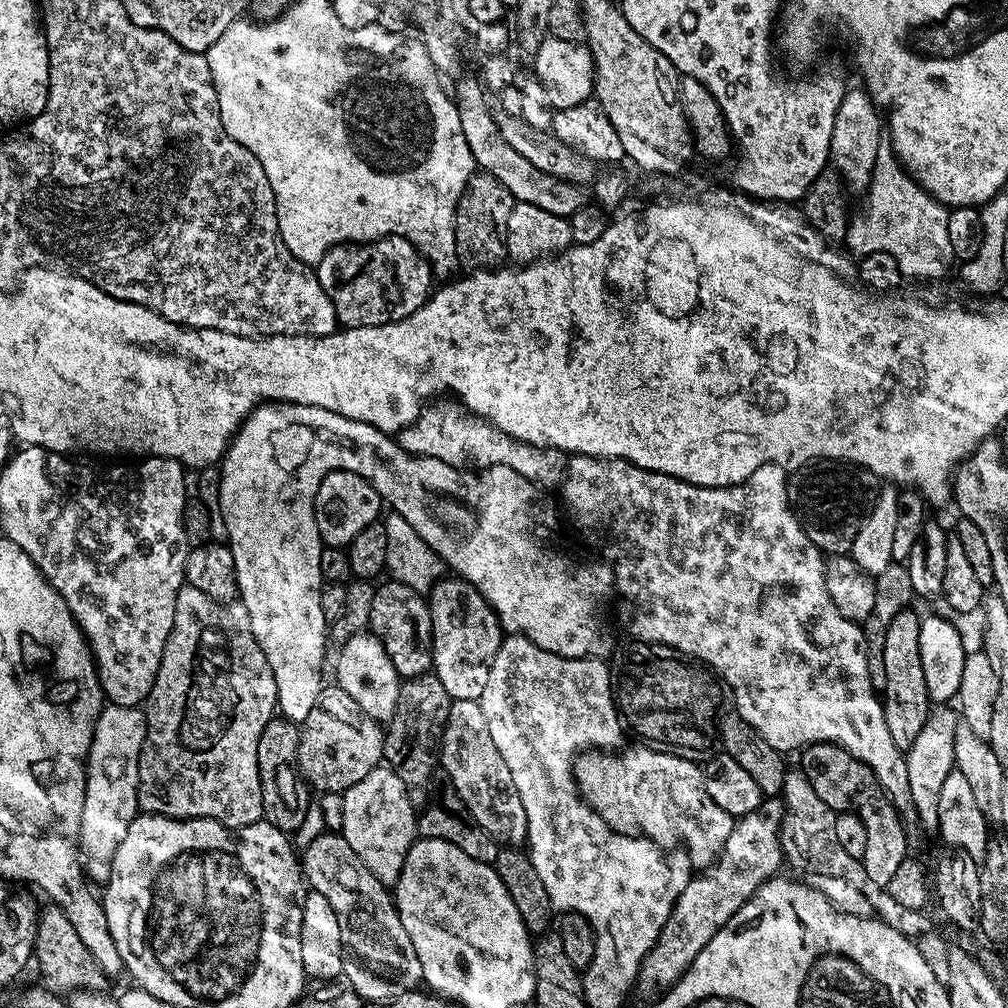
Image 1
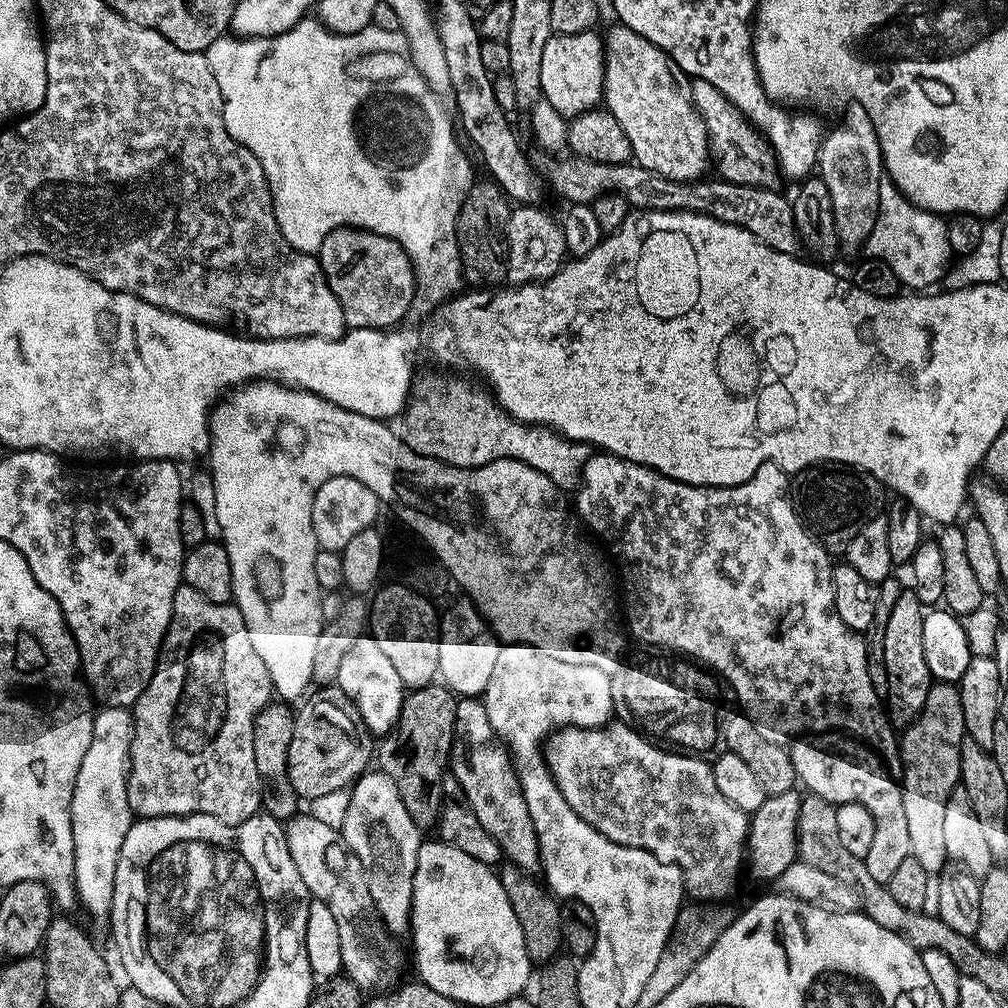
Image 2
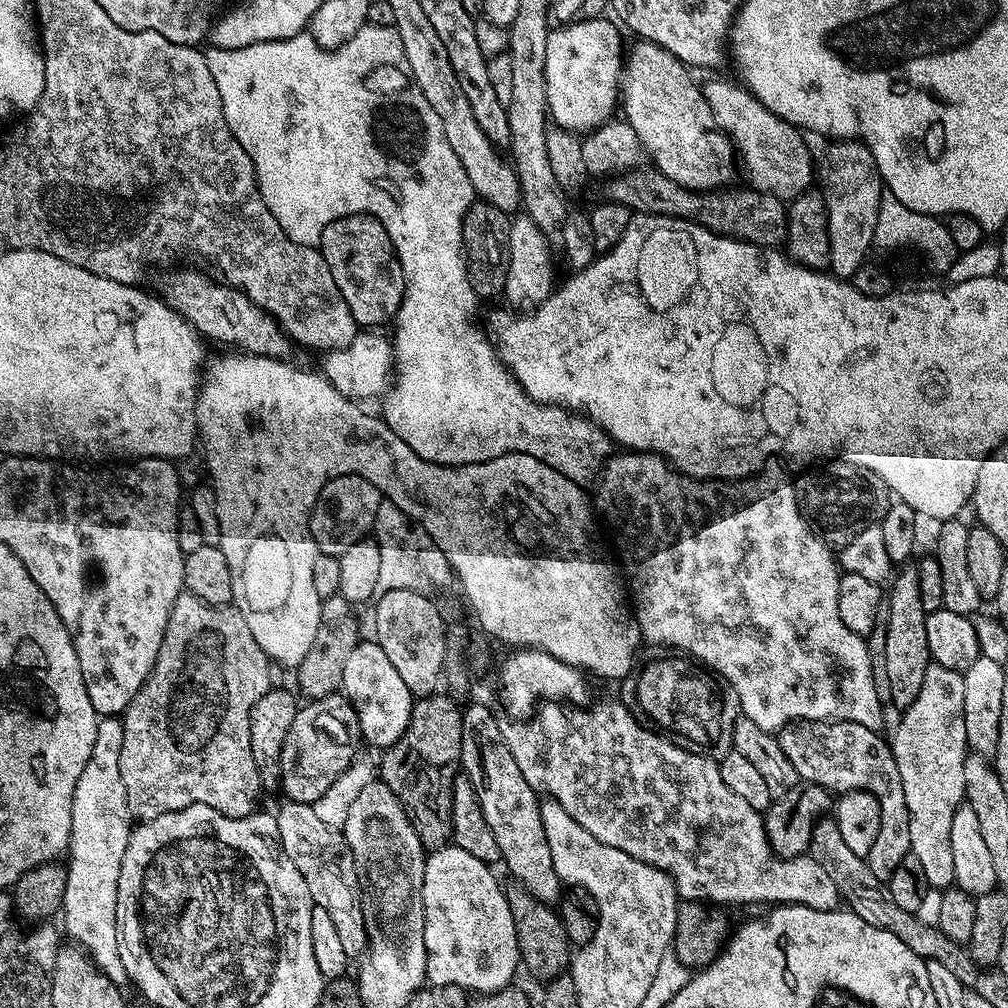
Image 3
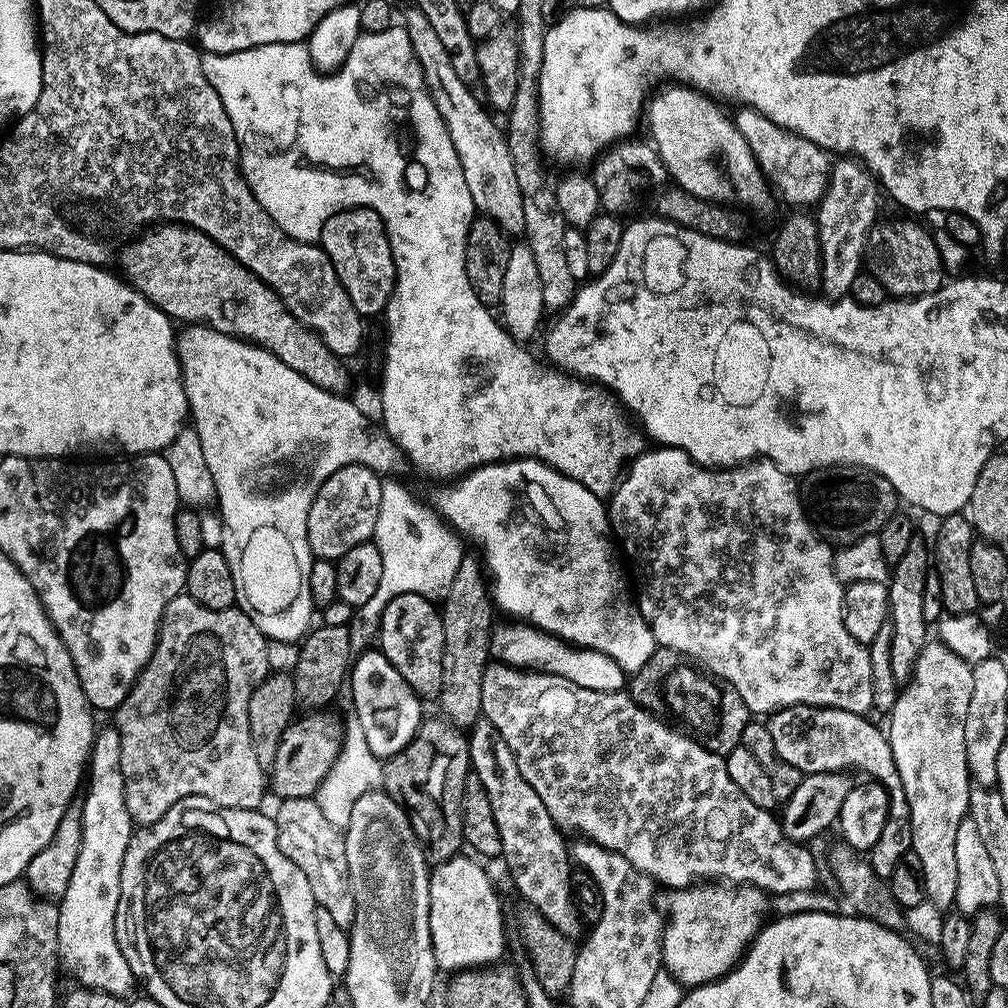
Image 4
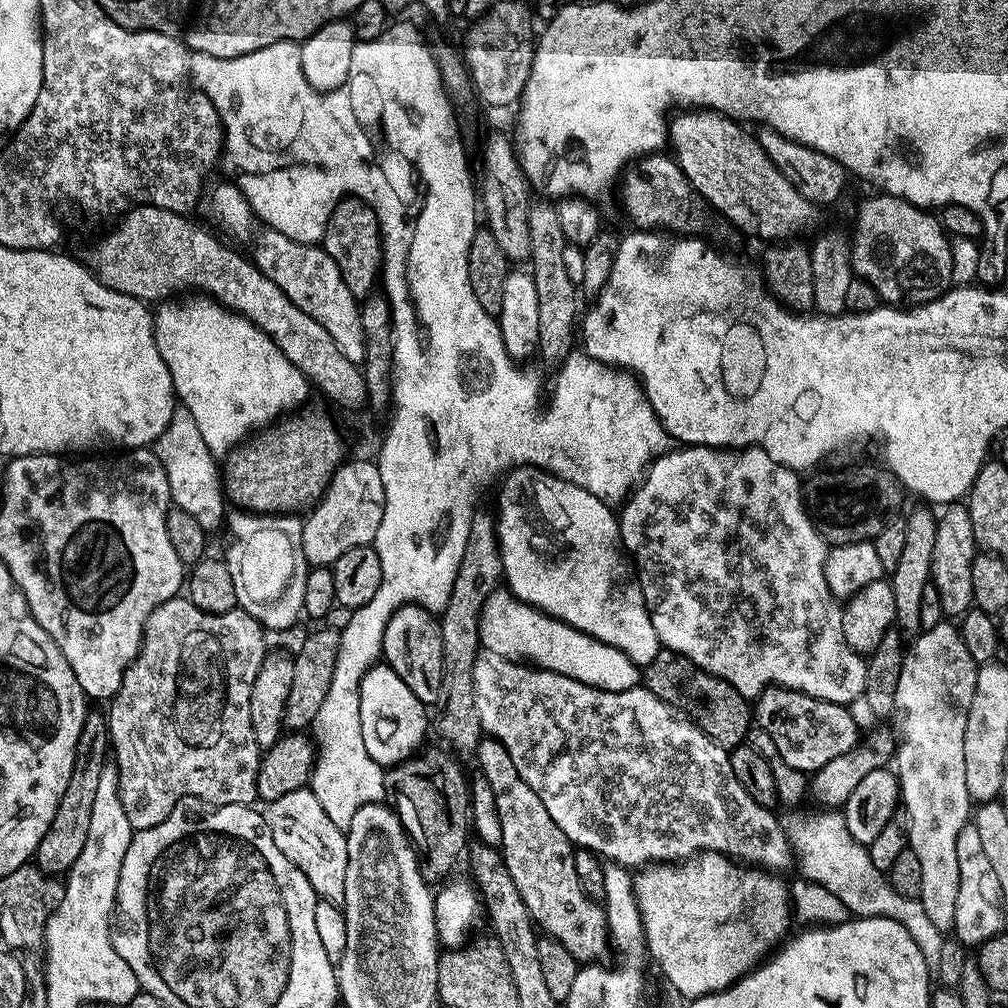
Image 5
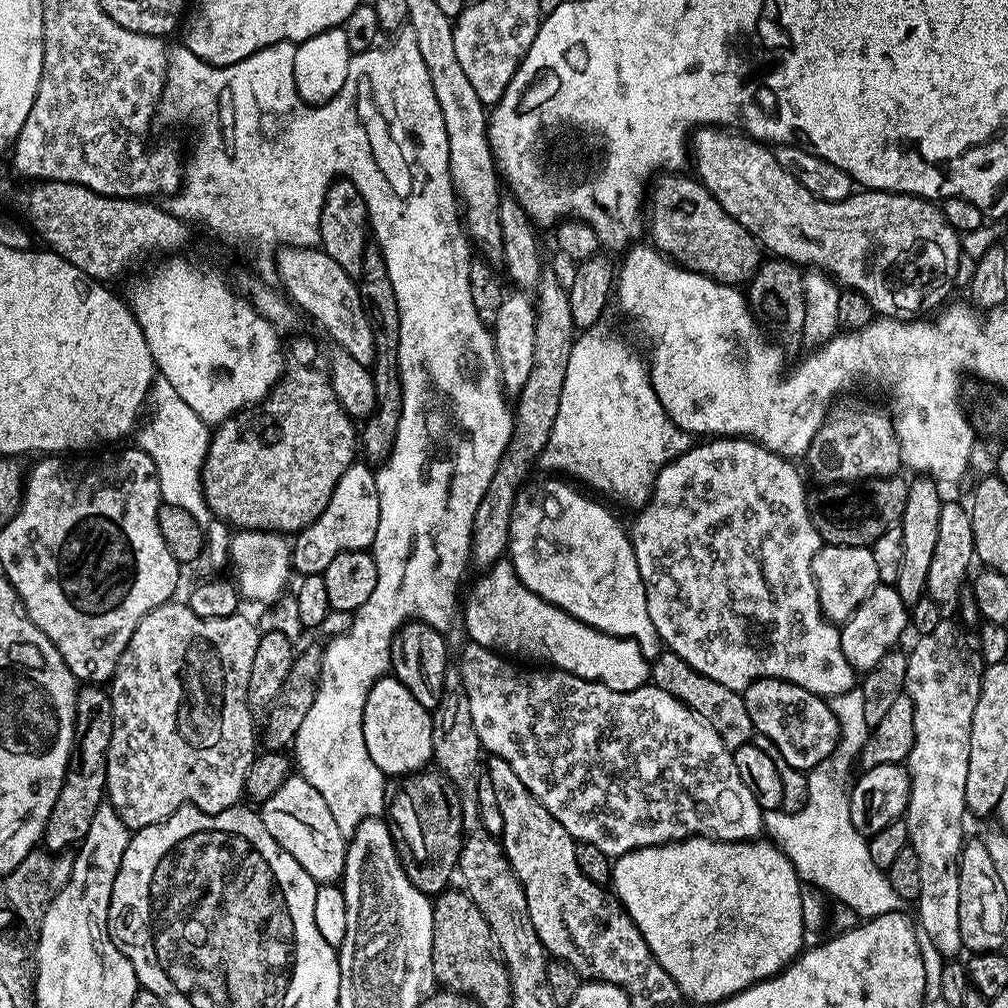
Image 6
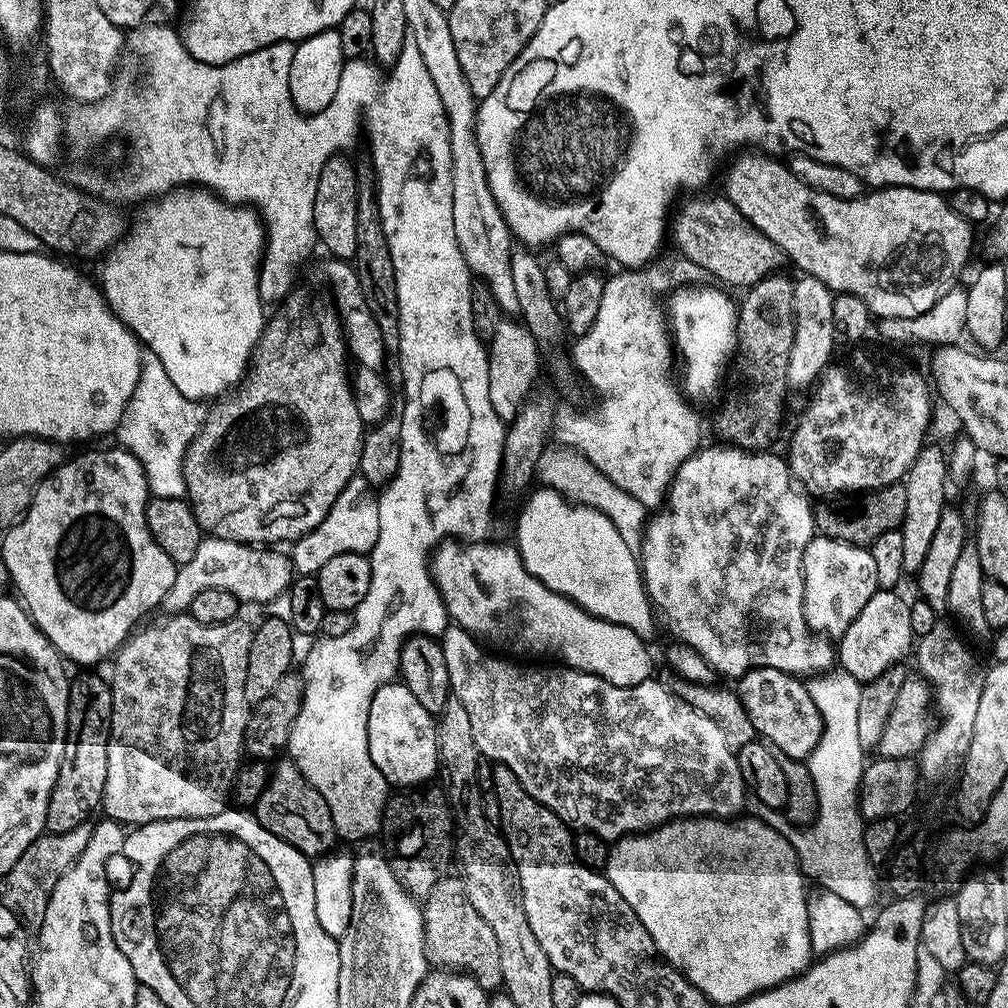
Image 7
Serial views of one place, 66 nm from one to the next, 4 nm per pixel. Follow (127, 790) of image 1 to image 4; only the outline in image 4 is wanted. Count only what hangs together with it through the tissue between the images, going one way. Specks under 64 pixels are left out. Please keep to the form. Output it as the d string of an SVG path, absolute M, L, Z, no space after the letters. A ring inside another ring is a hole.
M114 726L101 727L92 741L80 809L82 848L78 850L78 862L74 862L74 874L70 874L66 894L59 901L58 964L76 979L73 981L79 987L127 997L134 977L130 962L126 962L118 946L116 911L122 886L122 862L126 858L126 846L130 846L134 825L124 797L122 738Z

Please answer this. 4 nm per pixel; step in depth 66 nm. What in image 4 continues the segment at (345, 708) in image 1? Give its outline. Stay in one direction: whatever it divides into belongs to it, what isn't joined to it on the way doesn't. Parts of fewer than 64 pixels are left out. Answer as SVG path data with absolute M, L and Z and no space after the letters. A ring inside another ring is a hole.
M312 710L302 716L286 726L282 742L278 742L278 754L274 754L274 762L266 776L267 787L271 795L272 792L276 795L277 801L315 797L326 774L330 774L330 766L334 766L340 746L344 743L345 725L342 720L340 724L332 710Z

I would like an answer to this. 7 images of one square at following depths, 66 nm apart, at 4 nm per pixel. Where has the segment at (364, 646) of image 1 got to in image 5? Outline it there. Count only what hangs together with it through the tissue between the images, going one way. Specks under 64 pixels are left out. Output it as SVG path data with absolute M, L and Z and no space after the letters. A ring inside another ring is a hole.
M373 664L360 683L360 721L366 754L370 754L370 758L374 758L374 762L381 766L401 764L408 759L425 743L424 727L427 724L429 727L430 720L424 717L424 712L425 705L414 698L414 694L410 694L410 686L406 686L406 682L394 674L389 664Z

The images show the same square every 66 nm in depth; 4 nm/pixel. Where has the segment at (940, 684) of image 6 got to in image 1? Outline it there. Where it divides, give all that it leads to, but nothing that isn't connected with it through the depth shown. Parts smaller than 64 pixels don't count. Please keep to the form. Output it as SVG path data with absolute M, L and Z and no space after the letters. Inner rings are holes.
M936 706L926 718L926 726L914 738L914 746L906 749L906 774L910 774L910 794L918 810L920 826L925 830L939 829L938 794L942 791L942 782L954 771L954 734L958 723L958 712L952 706Z

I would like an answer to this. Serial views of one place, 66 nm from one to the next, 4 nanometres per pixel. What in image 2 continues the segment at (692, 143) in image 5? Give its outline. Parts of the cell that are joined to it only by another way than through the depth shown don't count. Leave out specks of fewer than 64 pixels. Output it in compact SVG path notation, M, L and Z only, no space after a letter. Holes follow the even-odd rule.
M615 26L603 33L603 107L622 126L630 142L632 160L671 180L698 180L710 168L706 122L692 101L689 77L654 42L634 30Z

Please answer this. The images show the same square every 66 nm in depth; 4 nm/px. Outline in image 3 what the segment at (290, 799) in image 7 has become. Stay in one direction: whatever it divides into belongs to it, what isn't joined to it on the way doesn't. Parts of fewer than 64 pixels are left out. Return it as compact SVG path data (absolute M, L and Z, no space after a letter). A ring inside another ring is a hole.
M284 802L275 817L280 835L278 843L290 858L290 862L298 866L298 874L302 874L306 890L310 890L313 905L330 914L348 957L363 957L368 946L364 900L360 896L358 870L354 866L352 851L348 849L343 831L326 826L326 822L320 821L311 804Z

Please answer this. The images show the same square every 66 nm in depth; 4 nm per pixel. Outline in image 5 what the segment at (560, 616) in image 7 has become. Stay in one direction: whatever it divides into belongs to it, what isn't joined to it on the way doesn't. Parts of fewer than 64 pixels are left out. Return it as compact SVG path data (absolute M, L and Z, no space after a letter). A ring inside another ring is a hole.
M504 586L497 587L482 606L480 647L485 652L502 654L506 659L515 660L518 664L574 678L598 690L621 692L641 683L641 669L630 658L626 658L622 650L606 642L598 642L590 634L580 632L569 624L546 615L542 610L522 602Z

